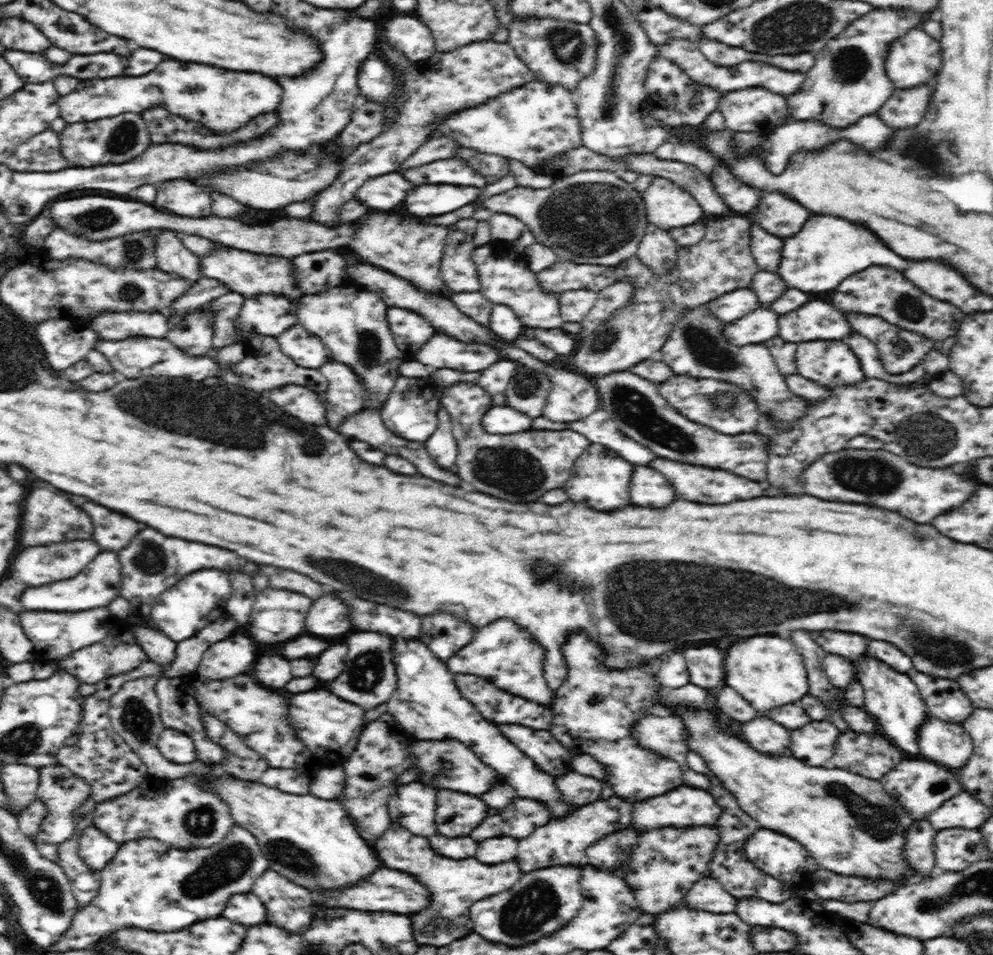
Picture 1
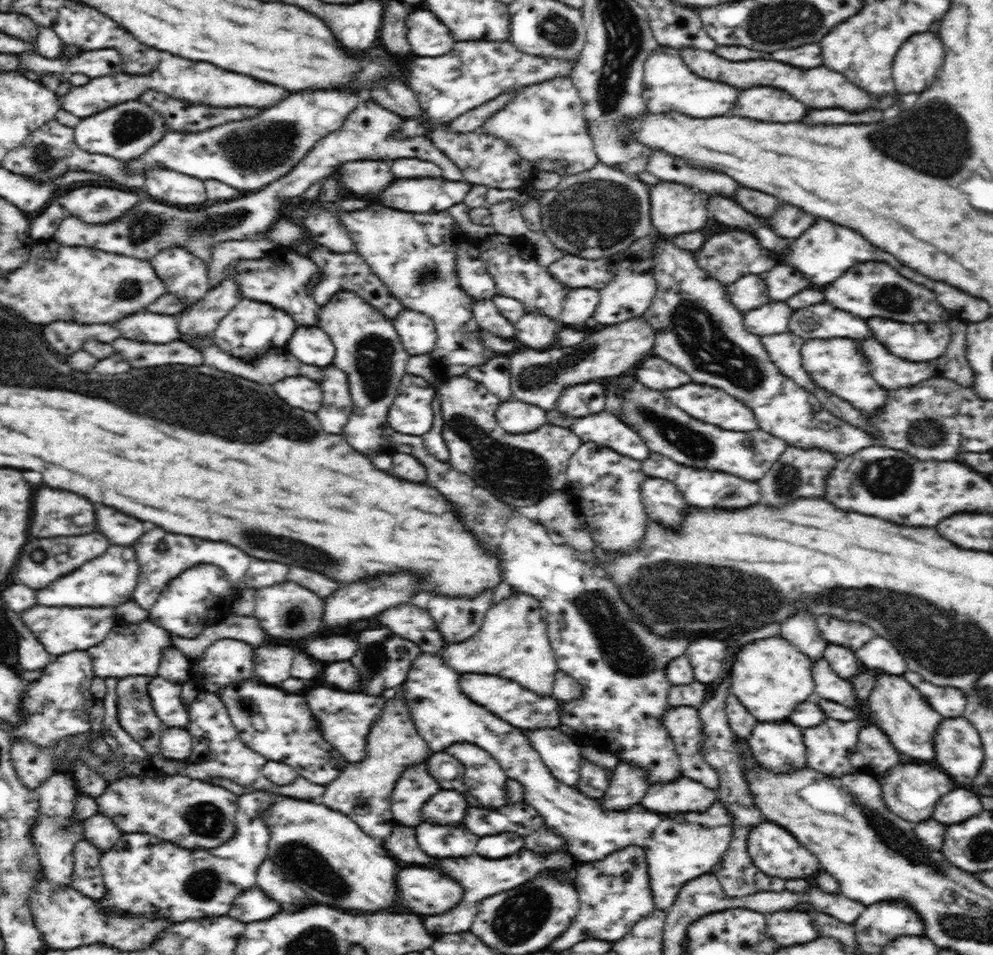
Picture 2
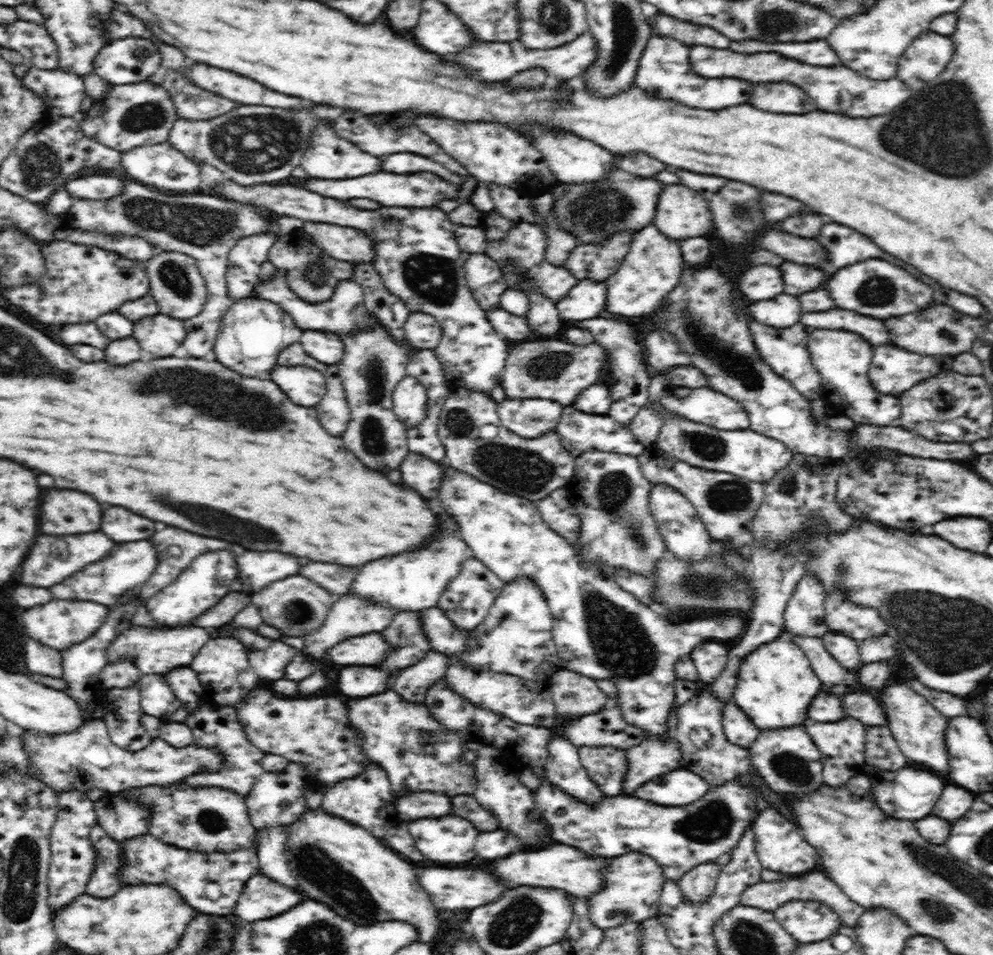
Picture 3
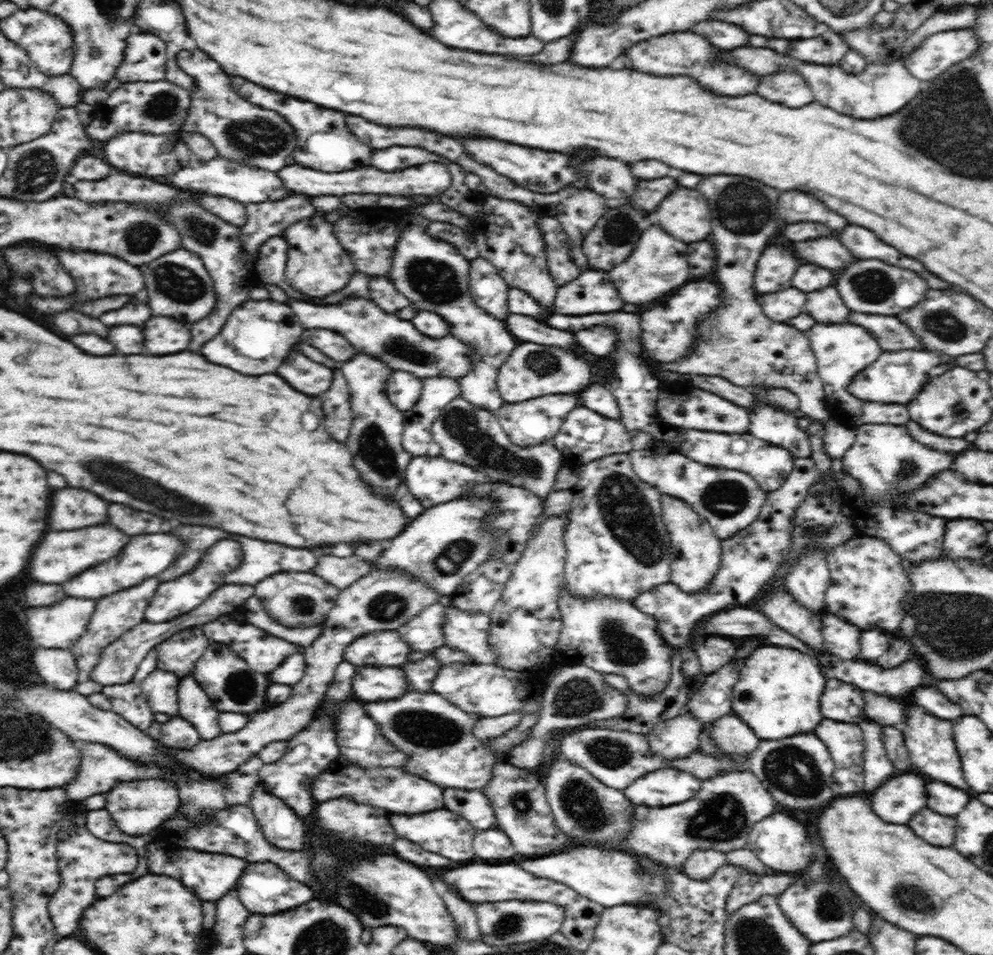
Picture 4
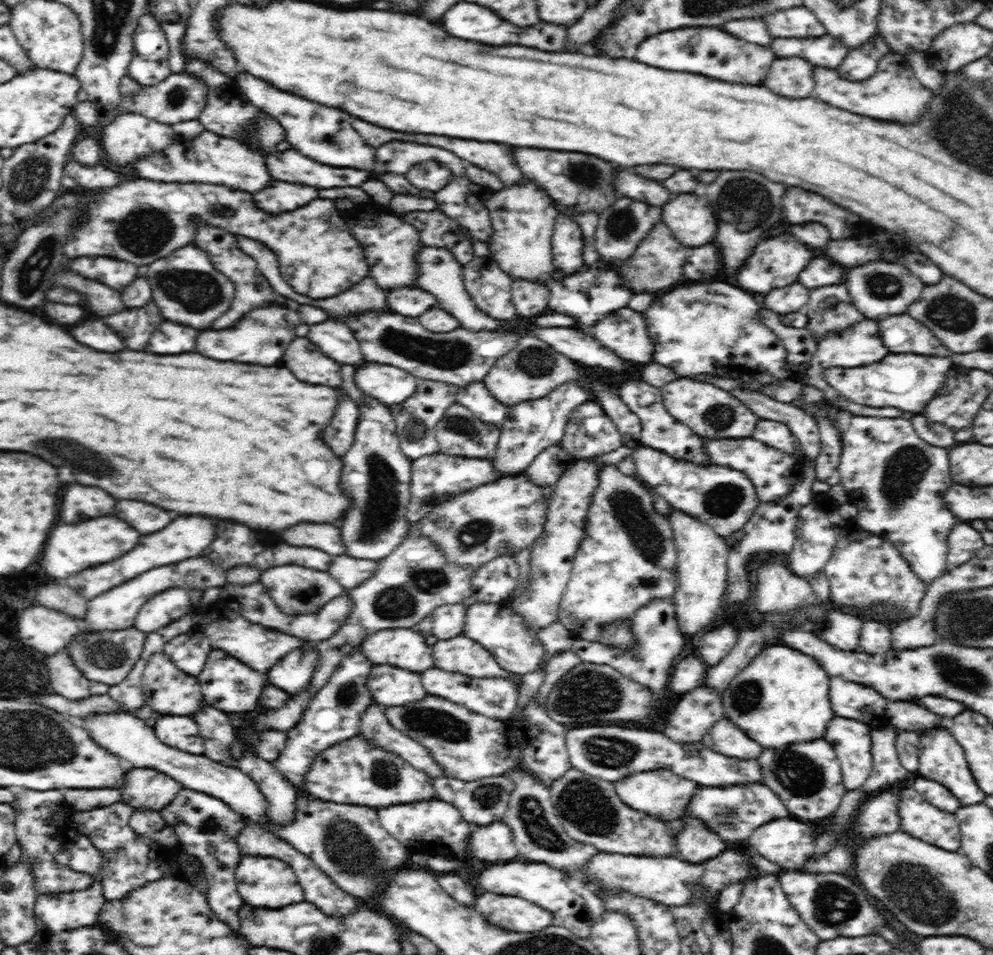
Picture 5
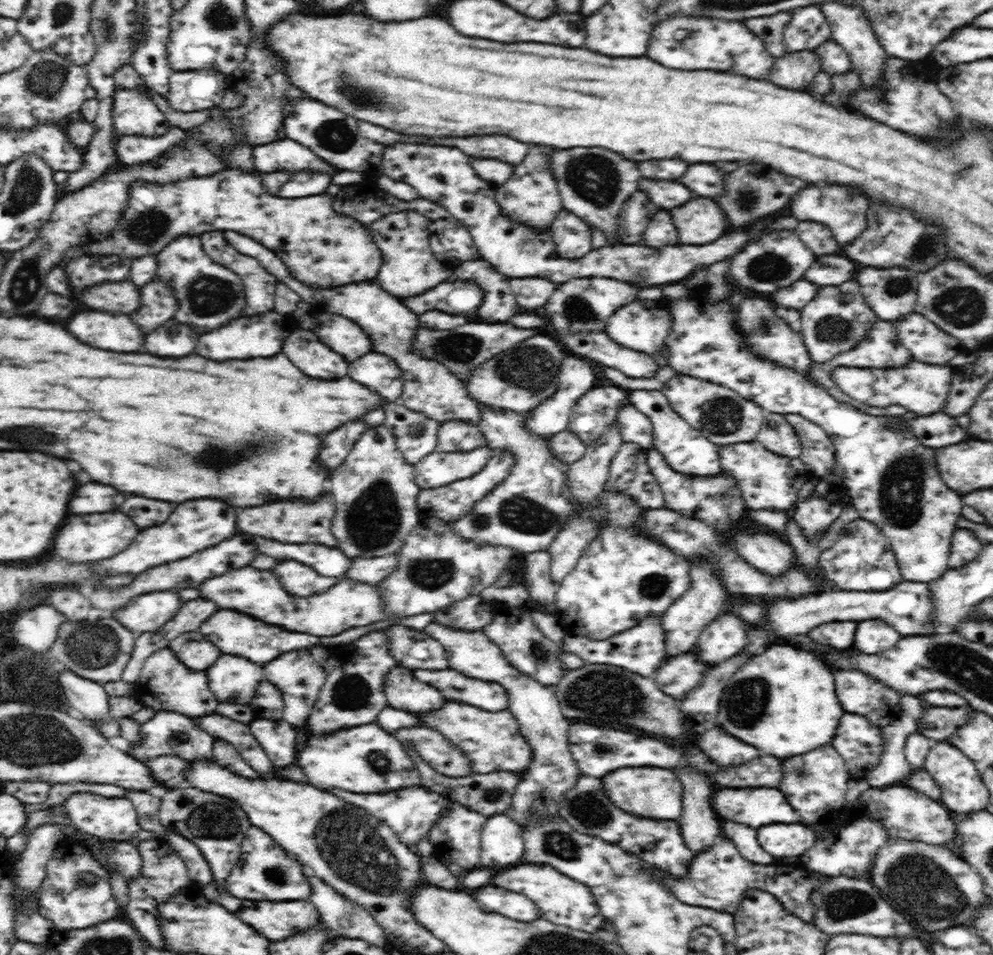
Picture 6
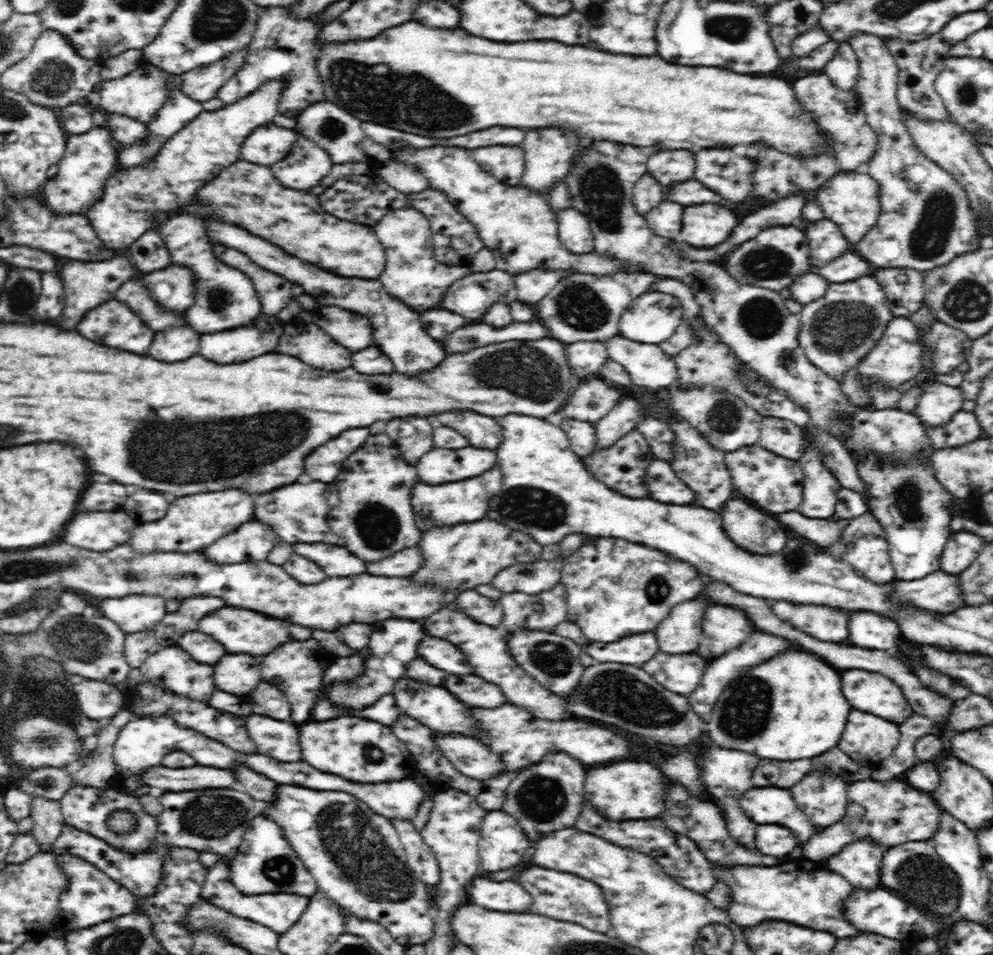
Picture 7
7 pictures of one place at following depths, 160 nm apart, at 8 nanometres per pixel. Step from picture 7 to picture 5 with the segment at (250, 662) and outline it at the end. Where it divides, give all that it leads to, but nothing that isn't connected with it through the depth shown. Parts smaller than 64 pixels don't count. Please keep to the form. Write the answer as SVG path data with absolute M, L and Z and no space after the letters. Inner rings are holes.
M212 650L206 659L204 670L198 674L198 682L204 694L204 702L214 709L226 714L250 713L262 696L262 688L266 686L266 674L260 676L256 670L228 656L224 650Z

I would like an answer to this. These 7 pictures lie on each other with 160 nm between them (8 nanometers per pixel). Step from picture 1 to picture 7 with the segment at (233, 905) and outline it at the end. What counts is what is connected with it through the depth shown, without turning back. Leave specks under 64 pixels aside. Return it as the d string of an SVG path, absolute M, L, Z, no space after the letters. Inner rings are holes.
M255 816L244 831L243 841L230 867L230 880L246 896L286 892L298 896L314 896L318 891L316 879L292 851L283 832L271 818Z

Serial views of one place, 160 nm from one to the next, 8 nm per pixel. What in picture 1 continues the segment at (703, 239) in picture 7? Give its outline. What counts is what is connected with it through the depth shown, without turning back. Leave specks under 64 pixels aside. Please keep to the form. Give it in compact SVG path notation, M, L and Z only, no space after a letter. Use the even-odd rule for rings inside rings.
M656 177L642 195L647 219L666 231L687 227L704 218L698 202L670 180Z

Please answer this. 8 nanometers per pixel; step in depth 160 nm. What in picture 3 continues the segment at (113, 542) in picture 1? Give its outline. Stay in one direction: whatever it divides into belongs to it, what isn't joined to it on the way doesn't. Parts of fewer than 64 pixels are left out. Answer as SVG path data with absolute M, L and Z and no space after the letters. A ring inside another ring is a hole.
M108 508L104 510L102 532L108 534L114 542L134 542L146 540L154 534L156 526L152 520L136 516L126 508Z

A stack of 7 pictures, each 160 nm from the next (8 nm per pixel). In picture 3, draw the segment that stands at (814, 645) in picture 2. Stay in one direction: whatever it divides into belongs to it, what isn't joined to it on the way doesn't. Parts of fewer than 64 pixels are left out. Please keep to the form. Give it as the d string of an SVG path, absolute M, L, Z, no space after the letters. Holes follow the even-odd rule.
M805 574L796 584L788 602L784 620L786 632L792 636L824 636L828 632L825 620L825 590L819 580Z

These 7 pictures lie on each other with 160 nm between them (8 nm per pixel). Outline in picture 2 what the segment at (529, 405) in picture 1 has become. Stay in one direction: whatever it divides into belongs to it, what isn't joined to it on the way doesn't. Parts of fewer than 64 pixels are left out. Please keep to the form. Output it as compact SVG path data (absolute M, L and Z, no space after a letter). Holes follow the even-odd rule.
M738 228L737 230L732 229L731 232L708 237L702 248L692 253L700 268L704 269L712 278L726 284L726 286L736 282L742 276L750 274L763 276L770 268L774 268L778 264L778 254L774 254L770 250L764 250L757 238L752 236L752 233L738 232L738 230ZM744 256L748 256L748 258L744 258ZM748 262L752 262L752 264L748 264ZM638 317L596 330L585 336L584 342L574 348L552 348L552 350L518 348L508 355L512 400L534 404L542 410L552 410L566 386L594 382L596 378L620 376L634 364L639 364L642 358L652 356L652 346L654 346L654 331L644 317Z

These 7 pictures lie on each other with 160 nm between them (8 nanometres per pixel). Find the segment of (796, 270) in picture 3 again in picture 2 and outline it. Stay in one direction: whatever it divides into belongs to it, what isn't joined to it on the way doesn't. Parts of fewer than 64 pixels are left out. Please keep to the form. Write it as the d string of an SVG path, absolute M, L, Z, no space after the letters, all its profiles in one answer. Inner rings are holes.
M788 264L784 266L776 266L772 272L768 272L768 276L765 277L765 283L767 284L768 296L770 301L786 301L790 296L794 296L796 292L808 288L808 280L792 270Z

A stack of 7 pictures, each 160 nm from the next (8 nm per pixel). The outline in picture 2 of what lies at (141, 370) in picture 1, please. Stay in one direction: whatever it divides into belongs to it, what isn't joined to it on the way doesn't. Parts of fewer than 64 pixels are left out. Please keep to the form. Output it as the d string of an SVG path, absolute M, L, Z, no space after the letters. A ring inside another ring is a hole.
M118 338L114 350L124 356L132 368L152 368L164 364L184 364L184 366L202 366L202 353L186 342L172 344L142 344L136 340Z

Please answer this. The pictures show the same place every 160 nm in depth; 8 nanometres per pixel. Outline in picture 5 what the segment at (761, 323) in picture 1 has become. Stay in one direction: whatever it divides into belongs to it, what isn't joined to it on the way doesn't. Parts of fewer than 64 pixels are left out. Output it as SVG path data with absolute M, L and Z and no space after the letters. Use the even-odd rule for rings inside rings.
M790 284L786 288L771 290L762 296L763 307L775 312L778 316L788 314L788 312L803 311L804 304L808 303L808 290L802 284Z

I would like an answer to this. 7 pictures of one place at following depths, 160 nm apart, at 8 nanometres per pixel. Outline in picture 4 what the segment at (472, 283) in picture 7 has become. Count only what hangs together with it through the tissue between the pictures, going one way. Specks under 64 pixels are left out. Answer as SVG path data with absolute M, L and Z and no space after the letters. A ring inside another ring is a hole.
M371 276L370 284L370 300L376 302L378 307L384 308L384 312L396 315L400 320L412 320L418 310L404 298L404 295L398 294L398 290L390 284L388 278L380 276Z

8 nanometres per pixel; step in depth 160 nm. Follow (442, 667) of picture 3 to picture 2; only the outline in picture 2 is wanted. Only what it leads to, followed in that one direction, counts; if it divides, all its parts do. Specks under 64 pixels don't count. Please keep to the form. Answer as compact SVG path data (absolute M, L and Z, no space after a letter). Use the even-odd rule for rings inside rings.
M401 687L397 688L395 696L396 698L388 700L384 705L384 712L372 724L372 730L368 734L368 756L364 760L346 764L340 771L340 776L333 782L328 782L324 795L318 800L328 808L351 818L372 838L381 840L398 824L391 811L391 798L404 768L427 761L434 754L412 723Z

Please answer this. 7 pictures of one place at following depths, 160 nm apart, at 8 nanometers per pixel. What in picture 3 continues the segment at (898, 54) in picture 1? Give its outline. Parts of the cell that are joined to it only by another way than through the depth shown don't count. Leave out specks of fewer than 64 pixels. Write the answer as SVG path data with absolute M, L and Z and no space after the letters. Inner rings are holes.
M930 30L912 40L897 62L897 77L912 90L934 80L952 60L955 44L950 36Z

